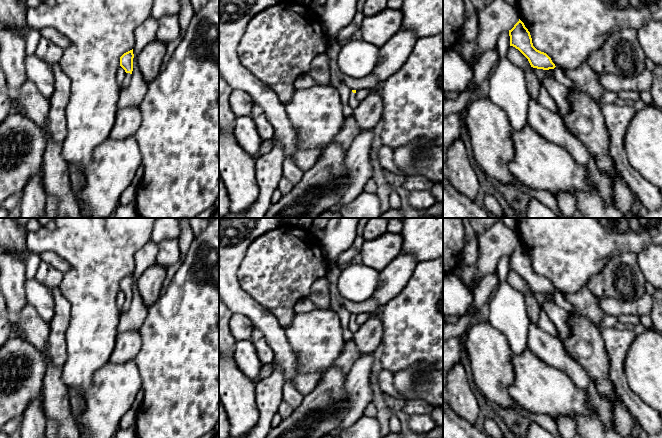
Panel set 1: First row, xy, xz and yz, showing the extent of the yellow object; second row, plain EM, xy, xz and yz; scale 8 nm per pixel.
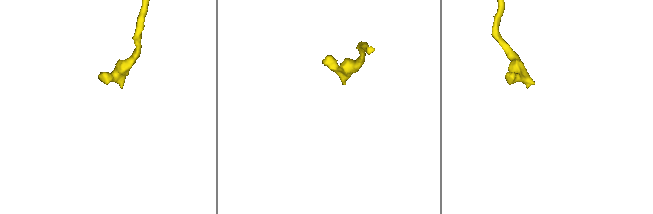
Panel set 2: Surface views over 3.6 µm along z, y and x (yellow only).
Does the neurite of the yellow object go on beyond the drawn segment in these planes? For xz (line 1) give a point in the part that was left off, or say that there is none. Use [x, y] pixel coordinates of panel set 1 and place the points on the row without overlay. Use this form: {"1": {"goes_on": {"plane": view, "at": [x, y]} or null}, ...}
{"1": {"goes_on": {"plane": "xz", "at": [353, 326]}}}

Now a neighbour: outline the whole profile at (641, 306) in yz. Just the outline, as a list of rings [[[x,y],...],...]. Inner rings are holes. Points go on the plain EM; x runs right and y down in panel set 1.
[[[645,293],[635,300],[618,300],[612,298],[596,298],[602,310],[609,315],[618,317],[620,315],[650,315],[652,310],[652,296]]]

